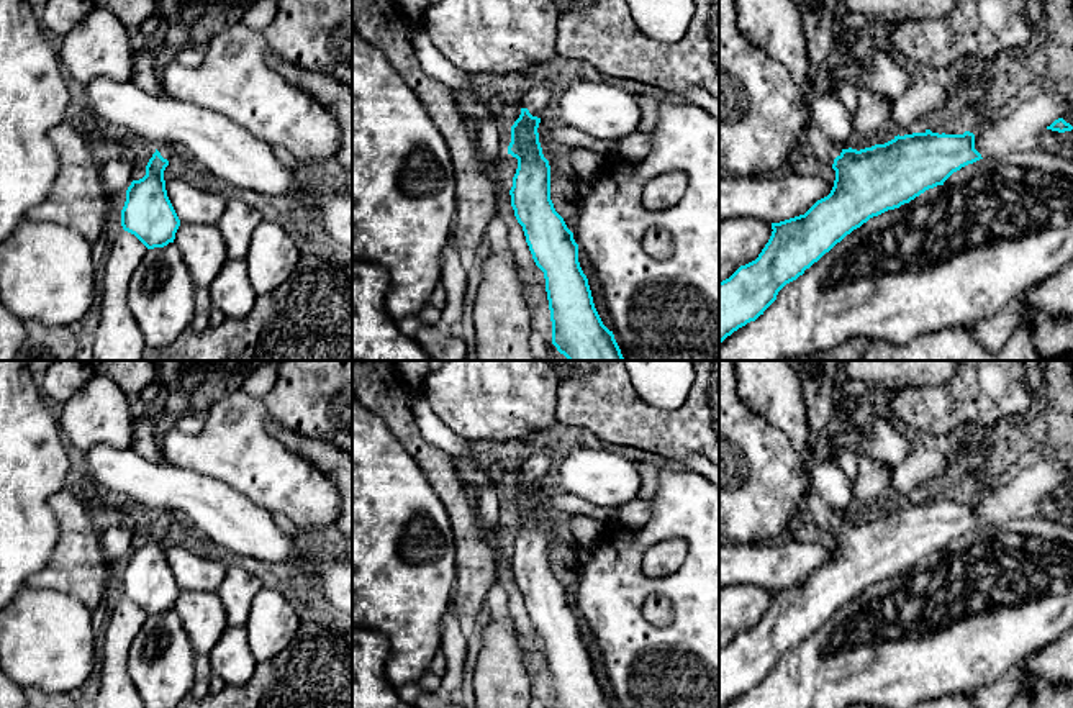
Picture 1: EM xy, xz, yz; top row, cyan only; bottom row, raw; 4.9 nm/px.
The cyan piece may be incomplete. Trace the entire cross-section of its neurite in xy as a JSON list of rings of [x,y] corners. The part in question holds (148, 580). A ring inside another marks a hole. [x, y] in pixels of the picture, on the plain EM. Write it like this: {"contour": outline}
{"contour": [[[174,510],[159,511],[146,533],[146,542],[133,547],[121,577],[121,593],[147,616],[174,610],[180,587],[167,564],[164,538],[182,520]]]}

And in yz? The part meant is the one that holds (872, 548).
{"contour": [[[809,487],[804,506],[814,523],[835,538],[834,554],[804,582],[772,590],[772,603],[758,624],[719,649],[719,708],[763,682],[786,651],[803,642],[806,636],[870,585],[909,570],[926,557],[944,552],[953,539],[983,526],[975,516],[975,502],[970,498],[939,502],[926,497],[924,500],[898,502],[885,511],[857,518],[835,513]]]}

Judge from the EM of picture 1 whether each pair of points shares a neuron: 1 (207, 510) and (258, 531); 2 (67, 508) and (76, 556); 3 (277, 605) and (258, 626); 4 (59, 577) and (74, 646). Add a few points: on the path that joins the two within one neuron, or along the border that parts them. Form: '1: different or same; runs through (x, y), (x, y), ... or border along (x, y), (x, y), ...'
1: same; runs through (220, 512), (244, 528)
2: same; runs through (74, 520), (76, 544)
3: same; runs through (272, 610), (262, 621)
4: different; border along (27, 585), (63, 590), (90, 613)

